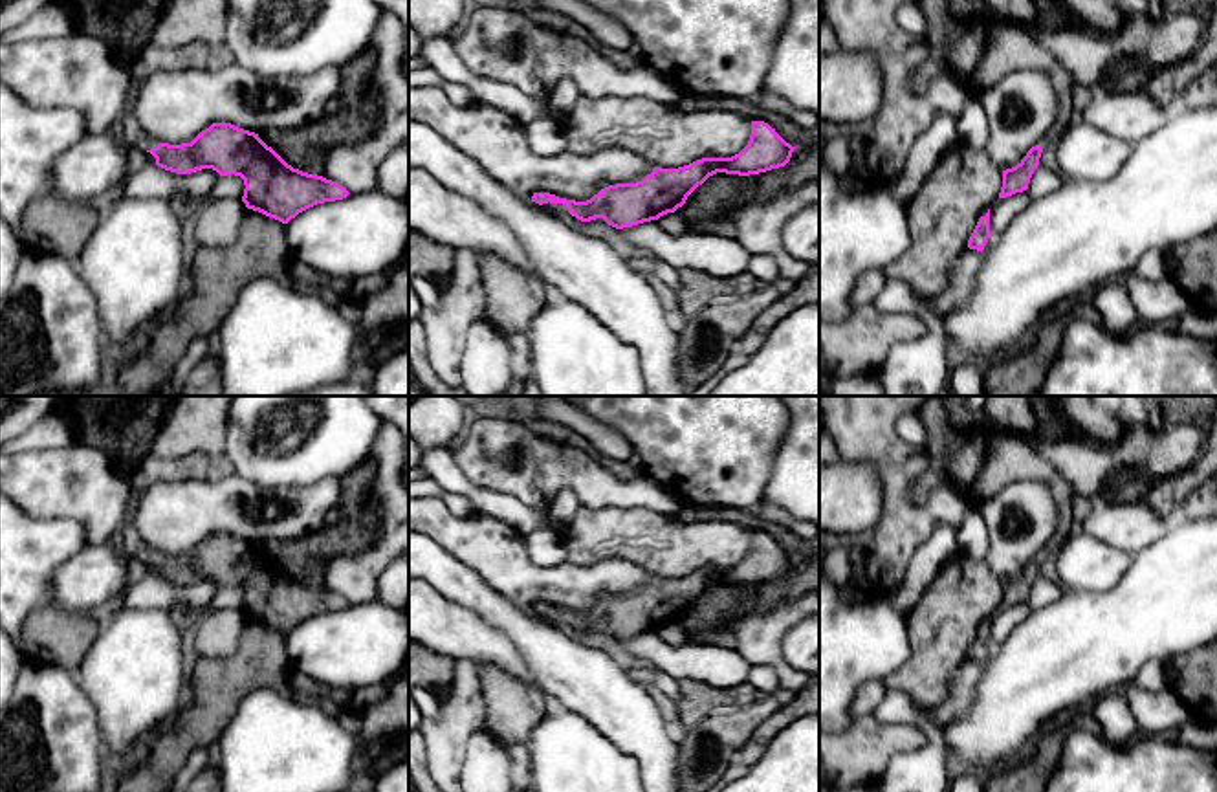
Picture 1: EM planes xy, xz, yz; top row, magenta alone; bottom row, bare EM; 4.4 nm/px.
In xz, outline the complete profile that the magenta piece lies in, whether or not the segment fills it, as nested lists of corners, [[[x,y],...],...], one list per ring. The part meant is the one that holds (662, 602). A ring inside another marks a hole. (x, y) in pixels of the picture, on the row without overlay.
[[[751,532],[748,556],[731,568],[702,568],[678,579],[654,578],[641,592],[608,596],[587,612],[550,603],[533,603],[532,612],[555,627],[570,623],[581,632],[603,629],[616,640],[632,638],[674,623],[717,583],[750,587],[784,578],[794,559],[768,534]]]

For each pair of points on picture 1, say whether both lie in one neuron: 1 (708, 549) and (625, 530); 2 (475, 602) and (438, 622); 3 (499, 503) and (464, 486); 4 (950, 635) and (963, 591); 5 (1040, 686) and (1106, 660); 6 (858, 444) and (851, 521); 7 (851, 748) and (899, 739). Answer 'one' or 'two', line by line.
1: one
2: two
3: one
4: one
5: one
6: two
7: one

